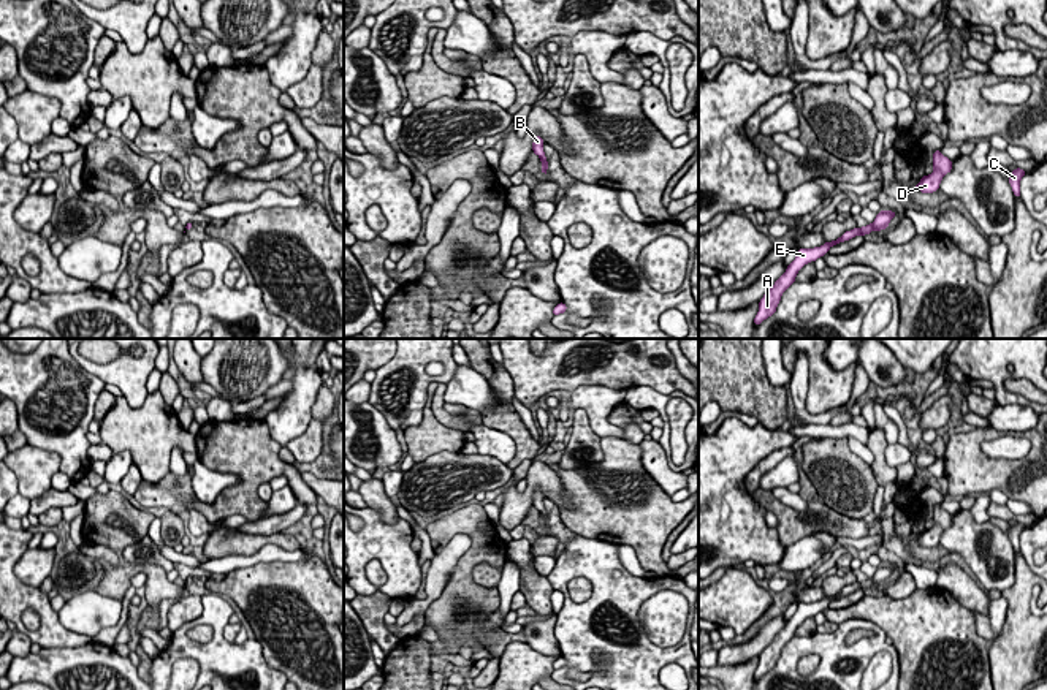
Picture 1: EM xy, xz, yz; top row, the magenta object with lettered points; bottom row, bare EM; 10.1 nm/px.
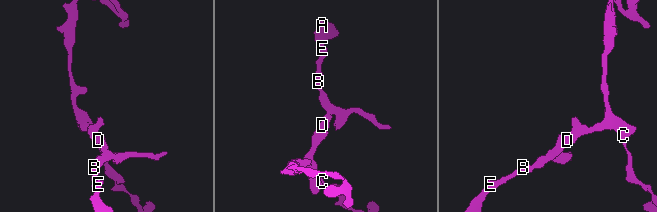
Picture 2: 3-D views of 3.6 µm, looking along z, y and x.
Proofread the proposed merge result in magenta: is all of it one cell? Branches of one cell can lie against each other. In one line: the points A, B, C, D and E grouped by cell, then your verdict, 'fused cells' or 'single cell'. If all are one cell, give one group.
groups A B C D E; single cell

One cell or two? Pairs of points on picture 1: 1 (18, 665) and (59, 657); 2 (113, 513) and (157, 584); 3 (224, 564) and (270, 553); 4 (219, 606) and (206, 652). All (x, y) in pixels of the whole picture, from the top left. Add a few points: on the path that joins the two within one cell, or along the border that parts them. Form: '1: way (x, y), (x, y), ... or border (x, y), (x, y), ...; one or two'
1: way (27, 665), (49, 663); one
2: way (118, 534), (121, 559), (130, 568), (140, 568); one
3: way (235, 562), (258, 557); one
4: way (217, 617), (217, 641); one

